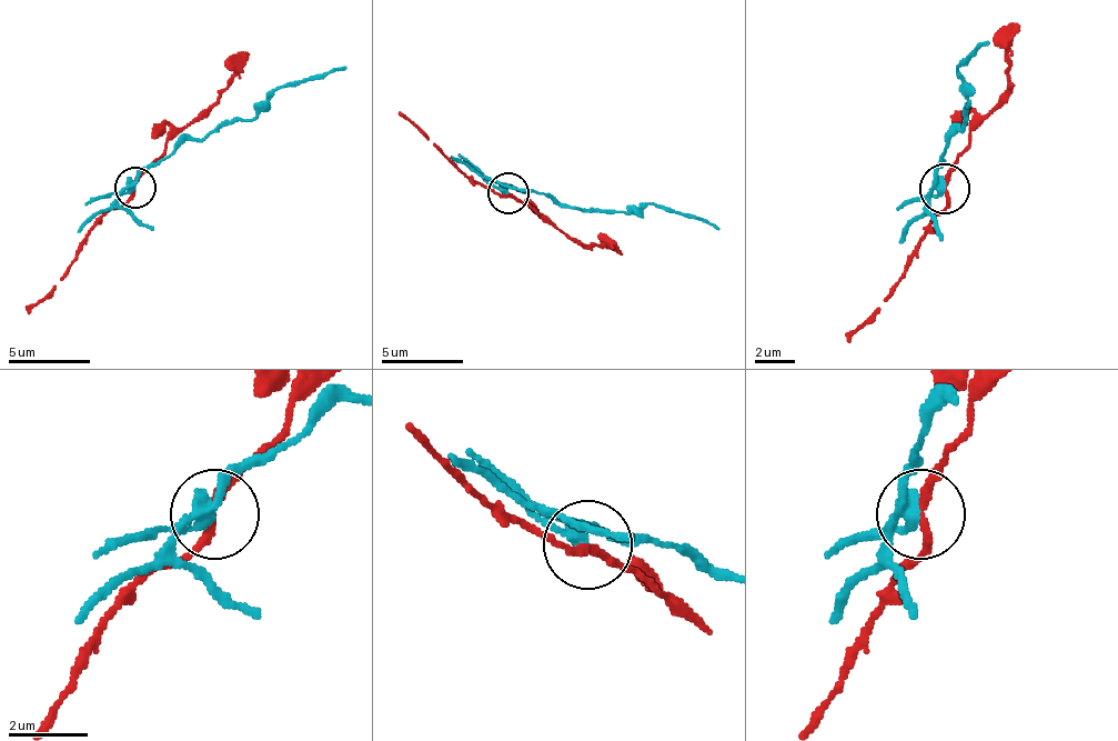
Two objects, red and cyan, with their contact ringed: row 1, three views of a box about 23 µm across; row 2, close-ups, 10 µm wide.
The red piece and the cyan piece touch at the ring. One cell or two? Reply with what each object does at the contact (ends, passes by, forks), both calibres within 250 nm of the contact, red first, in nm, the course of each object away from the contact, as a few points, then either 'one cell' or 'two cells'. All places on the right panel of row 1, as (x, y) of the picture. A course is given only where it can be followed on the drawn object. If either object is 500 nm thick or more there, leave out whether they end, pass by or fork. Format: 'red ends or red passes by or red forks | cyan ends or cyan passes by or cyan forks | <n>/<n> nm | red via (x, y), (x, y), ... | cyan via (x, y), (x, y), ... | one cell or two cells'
red passes by | cyan passes by | 200/320 nm | red via (946, 189), (946, 169), (1006, 89), (1006, 39), (1020, 24) | cyan via (946, 189), (936, 174), (960, 129), (966, 109), (956, 69), (976, 49), (990, 44) | two cells

